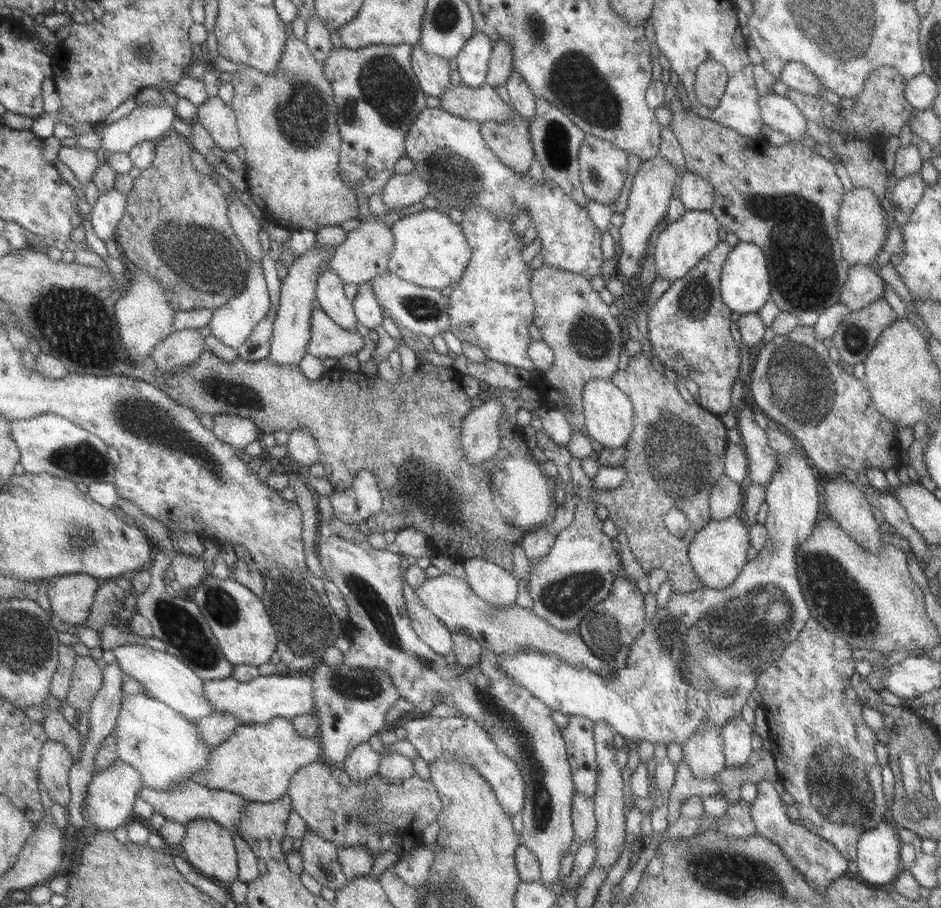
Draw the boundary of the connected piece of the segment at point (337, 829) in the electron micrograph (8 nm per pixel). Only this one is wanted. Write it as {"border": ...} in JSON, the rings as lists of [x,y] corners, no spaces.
{"border":[[[322,759],[298,770],[291,781],[287,796],[291,797],[293,811],[303,818],[309,830],[333,842],[339,849],[363,846],[371,851],[375,858],[388,851],[395,852],[401,859],[413,855],[422,843],[423,830],[435,820],[438,821],[444,808],[434,783],[417,774],[401,783],[389,783],[377,771],[365,781],[354,783],[347,771],[337,769]]]}

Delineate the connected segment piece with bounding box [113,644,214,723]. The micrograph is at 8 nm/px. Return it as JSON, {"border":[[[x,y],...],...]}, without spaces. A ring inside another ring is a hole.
{"border":[[[121,645],[113,650],[116,660],[121,665],[125,675],[135,677],[148,694],[155,700],[167,703],[191,722],[197,722],[205,716],[213,714],[213,703],[207,701],[205,695],[205,682],[193,668],[185,664],[183,660],[167,651],[157,650],[151,646],[143,645]]]}

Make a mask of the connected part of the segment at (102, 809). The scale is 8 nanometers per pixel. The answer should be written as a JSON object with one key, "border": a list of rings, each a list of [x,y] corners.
{"border":[[[117,758],[112,766],[97,772],[88,788],[85,806],[88,811],[87,822],[98,830],[113,832],[116,828],[127,825],[133,819],[135,802],[139,798],[139,790],[144,788],[141,773],[134,766]]]}

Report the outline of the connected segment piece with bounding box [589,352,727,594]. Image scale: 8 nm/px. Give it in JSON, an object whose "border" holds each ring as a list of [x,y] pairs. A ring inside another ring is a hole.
{"border":[[[642,352],[635,354],[630,360],[628,360],[627,367],[624,371],[617,371],[610,378],[610,382],[621,390],[623,394],[627,396],[627,399],[630,401],[632,407],[632,423],[633,423],[633,432],[629,435],[629,439],[625,441],[625,444],[622,446],[624,450],[624,459],[622,462],[622,468],[624,470],[624,479],[622,480],[622,484],[617,487],[610,488],[606,491],[600,491],[597,496],[595,496],[595,492],[591,494],[591,498],[595,501],[595,504],[606,508],[608,510],[608,519],[614,524],[617,531],[621,530],[623,534],[627,537],[627,544],[633,558],[635,558],[635,562],[639,564],[642,570],[645,573],[648,573],[649,570],[653,570],[653,568],[662,568],[667,573],[666,579],[667,581],[671,581],[671,592],[673,593],[688,593],[702,587],[701,582],[697,576],[695,576],[694,570],[690,565],[690,562],[687,558],[687,549],[689,543],[692,541],[692,538],[695,536],[696,532],[701,530],[701,527],[704,524],[707,524],[711,518],[708,512],[708,496],[711,491],[711,488],[715,485],[715,482],[720,477],[723,477],[723,454],[725,450],[725,445],[727,443],[726,440],[726,427],[723,425],[719,418],[709,412],[706,412],[701,406],[687,404],[685,400],[682,400],[681,396],[678,394],[676,390],[676,386],[674,386],[673,382],[669,382],[665,376],[659,374],[653,370],[650,361],[646,358]],[[669,508],[677,508],[677,510],[681,510],[683,514],[685,514],[685,518],[687,518],[687,532],[681,536],[681,538],[677,538],[677,536],[671,536],[665,528],[663,528],[663,514],[669,510]]]}

